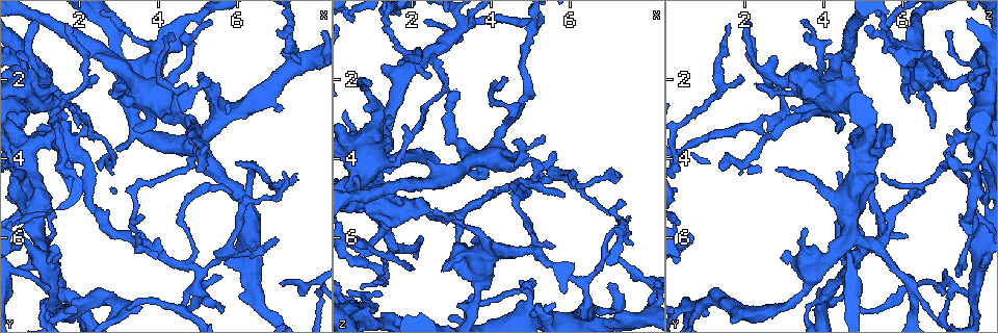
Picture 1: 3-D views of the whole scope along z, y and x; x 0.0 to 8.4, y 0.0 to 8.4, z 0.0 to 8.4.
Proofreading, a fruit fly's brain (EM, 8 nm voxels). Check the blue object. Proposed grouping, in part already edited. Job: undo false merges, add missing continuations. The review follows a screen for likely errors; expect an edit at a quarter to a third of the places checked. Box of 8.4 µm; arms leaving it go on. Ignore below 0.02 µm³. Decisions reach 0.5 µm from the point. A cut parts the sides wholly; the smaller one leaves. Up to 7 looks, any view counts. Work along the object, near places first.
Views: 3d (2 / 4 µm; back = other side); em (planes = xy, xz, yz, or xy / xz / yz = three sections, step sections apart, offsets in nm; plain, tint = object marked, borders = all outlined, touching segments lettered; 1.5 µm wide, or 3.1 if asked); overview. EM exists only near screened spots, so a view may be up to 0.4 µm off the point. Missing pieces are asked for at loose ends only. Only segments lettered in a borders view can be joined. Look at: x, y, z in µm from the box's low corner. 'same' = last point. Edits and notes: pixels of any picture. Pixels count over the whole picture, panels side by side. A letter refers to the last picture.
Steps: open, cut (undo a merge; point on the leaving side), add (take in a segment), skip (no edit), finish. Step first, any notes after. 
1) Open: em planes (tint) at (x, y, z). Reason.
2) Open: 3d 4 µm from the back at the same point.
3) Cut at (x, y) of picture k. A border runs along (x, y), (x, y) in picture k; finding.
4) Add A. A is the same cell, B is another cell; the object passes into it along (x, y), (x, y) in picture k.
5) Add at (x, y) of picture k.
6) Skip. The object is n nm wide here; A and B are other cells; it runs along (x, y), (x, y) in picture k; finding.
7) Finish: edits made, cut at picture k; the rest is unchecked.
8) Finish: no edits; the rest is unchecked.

Open: 3d 2 µm at (3.25, 7.70, 0.70). Abrupt turn.

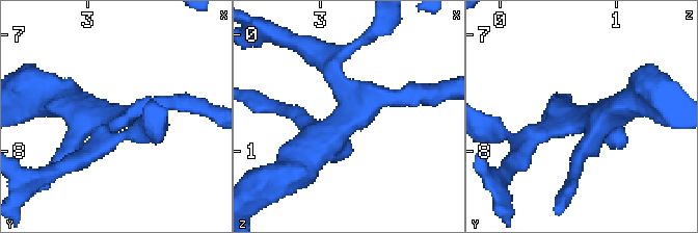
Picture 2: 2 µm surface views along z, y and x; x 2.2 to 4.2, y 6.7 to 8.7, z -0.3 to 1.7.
Open: em planes (plain) at (3.26, 7.70, 0.76).

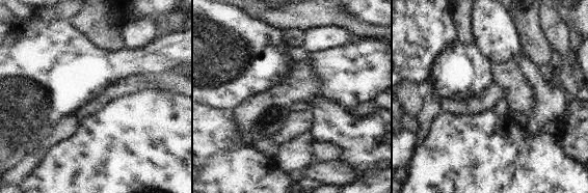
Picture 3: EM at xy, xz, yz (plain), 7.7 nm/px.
Open: em planes (borders) at the same point. What lies round it.

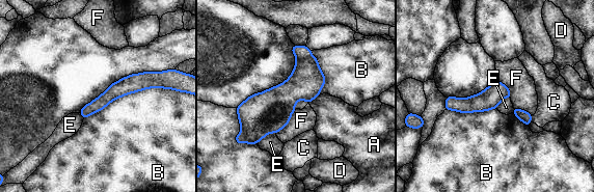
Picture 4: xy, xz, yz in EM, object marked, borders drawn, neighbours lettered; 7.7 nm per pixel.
Skip. The object is 160 nm wide here; A, B, C, D, E and F are other cells; it runs along (149, 78), (116, 89), (84, 114) in picture 4; one neuron here.

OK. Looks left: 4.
Open: em planes (tint) at (5.95, 4.85, 4.95). Branch stops here.

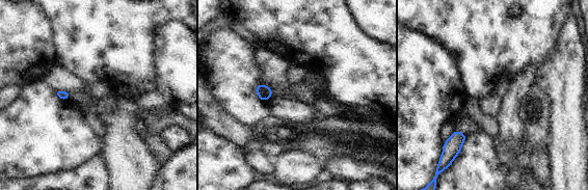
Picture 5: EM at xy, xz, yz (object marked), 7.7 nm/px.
Open: em planes (borders) at the same point. What lies round it.

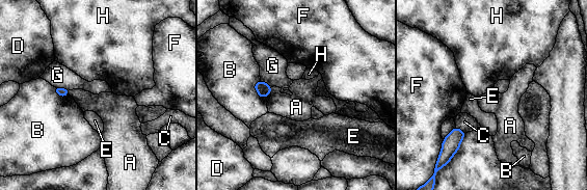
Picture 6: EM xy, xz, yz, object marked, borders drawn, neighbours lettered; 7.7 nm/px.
Skip. The longest contact is with B, 160 nm; A, B, C, D, E, F, G and H are other cells; a border runs along (270, 87), (271, 93) in picture 6; none of them fits.

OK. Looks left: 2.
Open: em xy step 4 (borders) at (1.05, 7.60, 7.10). Free end.

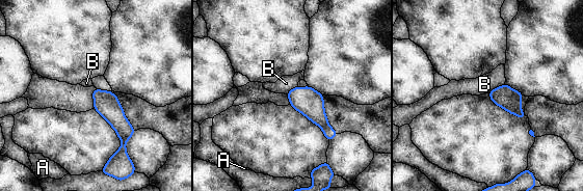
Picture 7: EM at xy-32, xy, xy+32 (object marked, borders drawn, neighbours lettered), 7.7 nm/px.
Skip. A and B are other cells; a border runs along (504, 83), (495, 87), (488, 93) in picture 7; none of them fits.

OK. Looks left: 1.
Finish: no edits; the rest is unchecked.

